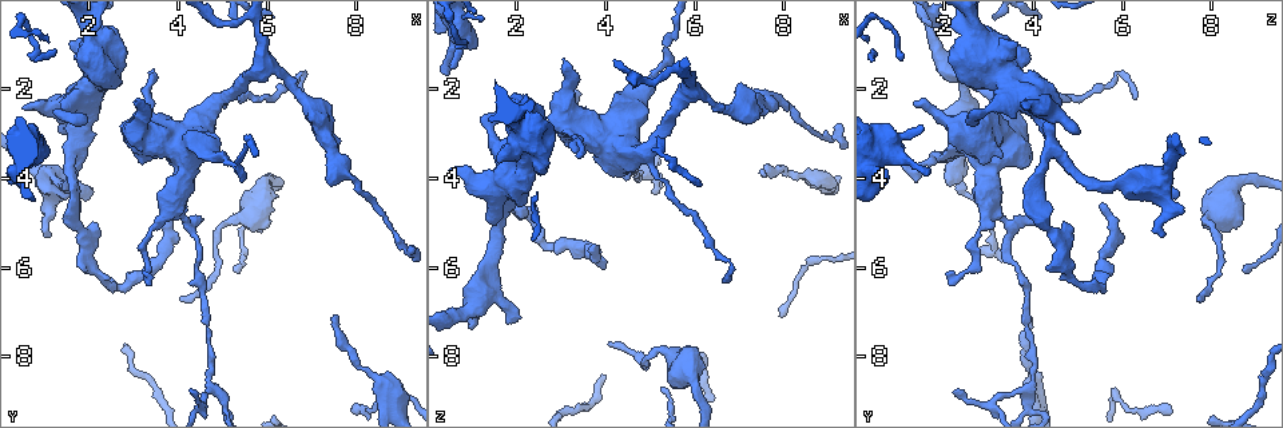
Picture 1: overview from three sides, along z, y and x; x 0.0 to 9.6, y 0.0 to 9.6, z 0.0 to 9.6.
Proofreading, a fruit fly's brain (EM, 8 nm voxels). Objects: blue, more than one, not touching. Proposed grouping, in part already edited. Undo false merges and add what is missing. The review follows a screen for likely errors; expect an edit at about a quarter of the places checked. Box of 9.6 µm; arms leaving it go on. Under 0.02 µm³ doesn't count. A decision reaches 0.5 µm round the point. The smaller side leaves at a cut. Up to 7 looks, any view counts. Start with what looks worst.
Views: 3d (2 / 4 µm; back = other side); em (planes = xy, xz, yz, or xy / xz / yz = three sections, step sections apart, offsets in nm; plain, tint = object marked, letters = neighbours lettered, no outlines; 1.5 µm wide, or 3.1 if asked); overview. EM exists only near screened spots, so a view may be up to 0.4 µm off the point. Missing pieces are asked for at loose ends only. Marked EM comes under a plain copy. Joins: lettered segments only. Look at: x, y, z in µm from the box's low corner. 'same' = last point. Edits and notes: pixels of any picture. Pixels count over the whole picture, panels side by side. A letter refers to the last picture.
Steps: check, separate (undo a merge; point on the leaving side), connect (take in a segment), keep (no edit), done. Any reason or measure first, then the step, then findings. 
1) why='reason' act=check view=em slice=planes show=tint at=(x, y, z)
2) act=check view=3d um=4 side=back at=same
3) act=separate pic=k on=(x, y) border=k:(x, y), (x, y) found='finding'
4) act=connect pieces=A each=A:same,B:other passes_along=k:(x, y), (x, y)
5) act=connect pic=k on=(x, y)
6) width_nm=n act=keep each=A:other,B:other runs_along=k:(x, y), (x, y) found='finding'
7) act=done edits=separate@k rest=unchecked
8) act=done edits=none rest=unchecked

why='an open end' act=check view=3d um=4 side=back at=(4.05, 6.80, 7.70)

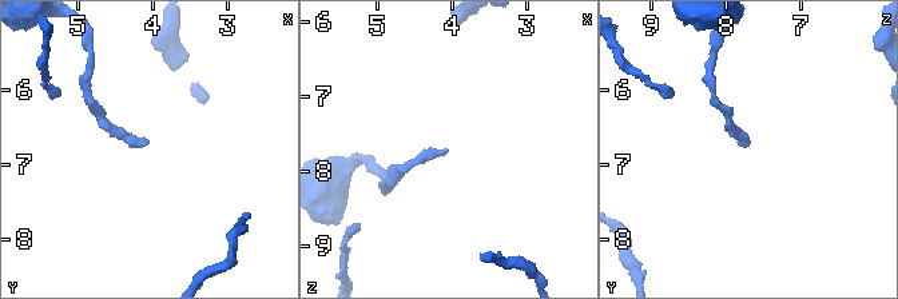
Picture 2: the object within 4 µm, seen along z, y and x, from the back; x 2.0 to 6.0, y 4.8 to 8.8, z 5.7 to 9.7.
why='need the tissue' act=check view=em slice=xy step=4 show=tint at=(4.10, 6.75, 7.70)

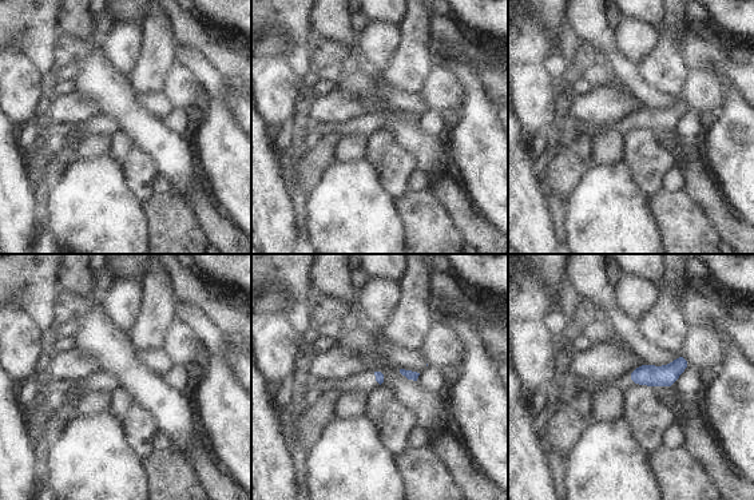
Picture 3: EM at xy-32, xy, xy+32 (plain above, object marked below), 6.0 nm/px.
why='cut it another way' act=check view=em slice=planes show=letters at=same

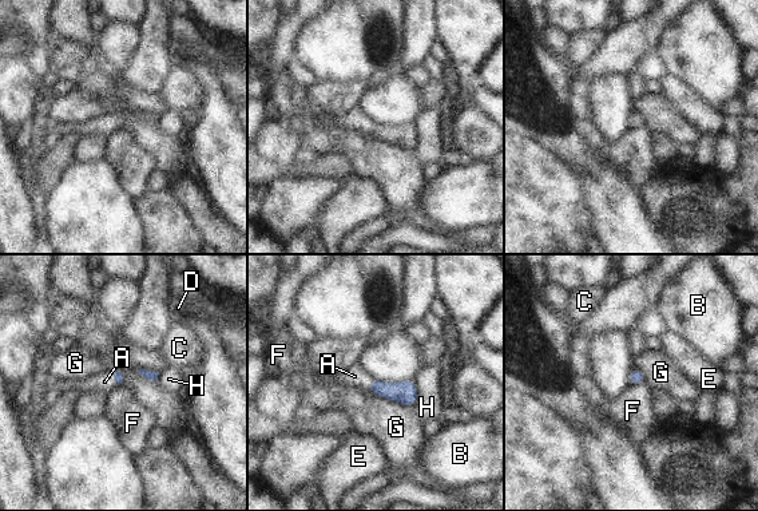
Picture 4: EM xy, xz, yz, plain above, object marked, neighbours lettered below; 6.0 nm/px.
act=connect pic=4 on=(354, 376) each=A:same,B:other,C:other,D:other,E:other,F:other,G:other,H:other passes_along=4:(405, 392), (369, 384), (354, 376) found='it goes on there'

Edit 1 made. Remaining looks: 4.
why='redraw' act=check view=overview

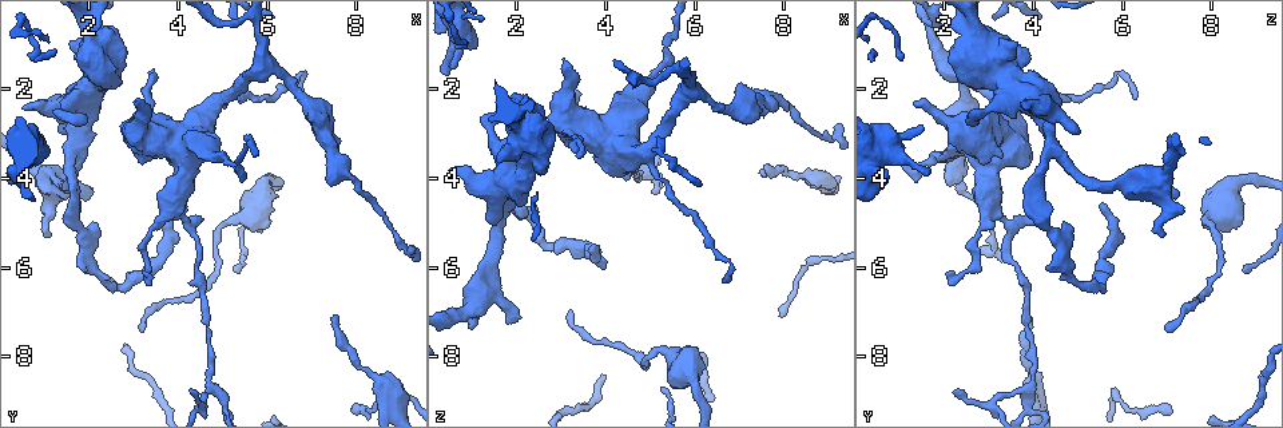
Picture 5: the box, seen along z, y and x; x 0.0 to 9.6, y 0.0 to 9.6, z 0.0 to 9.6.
why='free end' act=check view=3d um=2 at=(3.70, 4.55, 5.50)

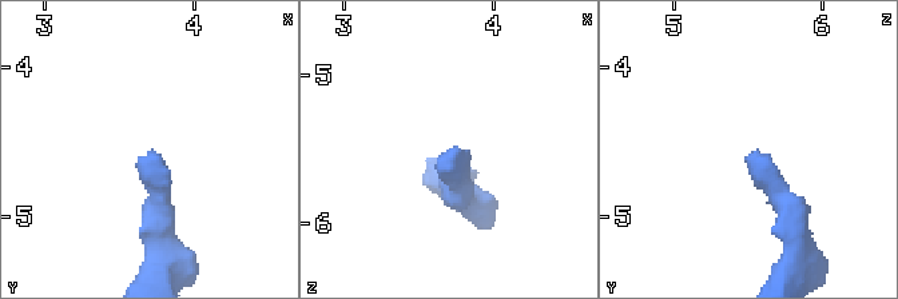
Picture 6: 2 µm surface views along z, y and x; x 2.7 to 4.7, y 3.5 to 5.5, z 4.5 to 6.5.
why='now the EM' act=check view=em slice=xz step=4 show=letters at=(3.78, 4.60, 5.50)

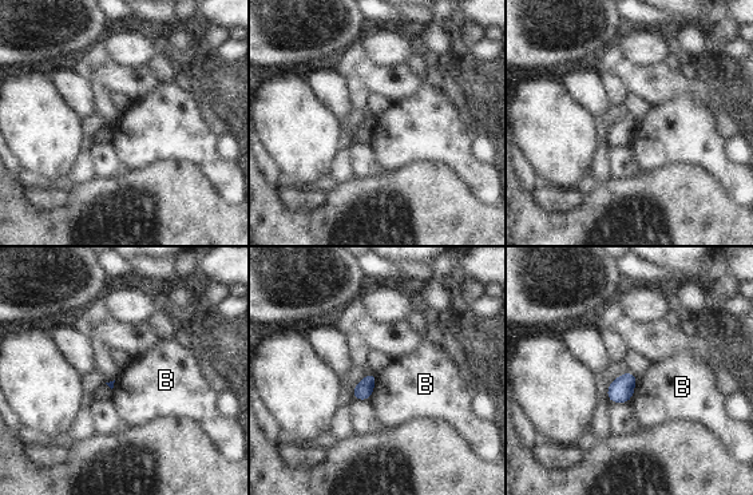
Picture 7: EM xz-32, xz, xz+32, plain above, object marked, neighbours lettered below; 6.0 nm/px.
act=keep each=B:other border=7:(377, 375), (369, 400) found='no lettered segment goes on from it'

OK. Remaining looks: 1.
why='thin end' act=check view=em slice=planes show=letters at=(6.75, 2.20, 6.35)

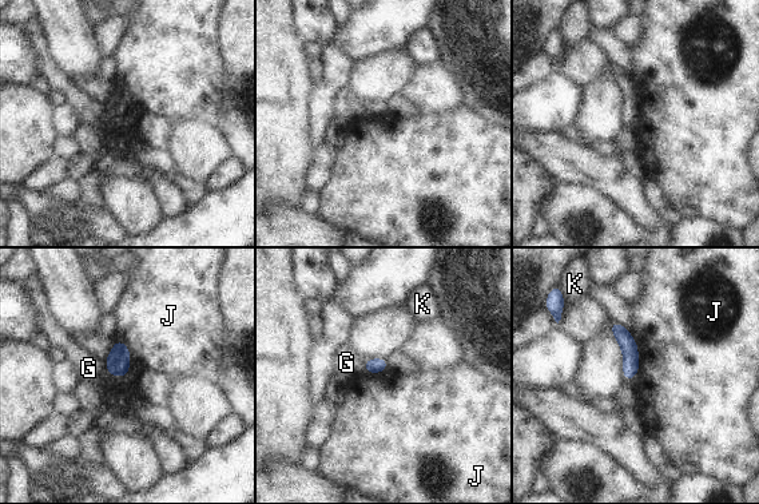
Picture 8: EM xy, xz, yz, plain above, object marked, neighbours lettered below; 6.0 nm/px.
act=keep each=G:other,J:other,K:other border=8:(115, 340), (130, 353), (126, 379) found='none of them fits'

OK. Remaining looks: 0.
act=done edits=connect@4 rest=unchecked

